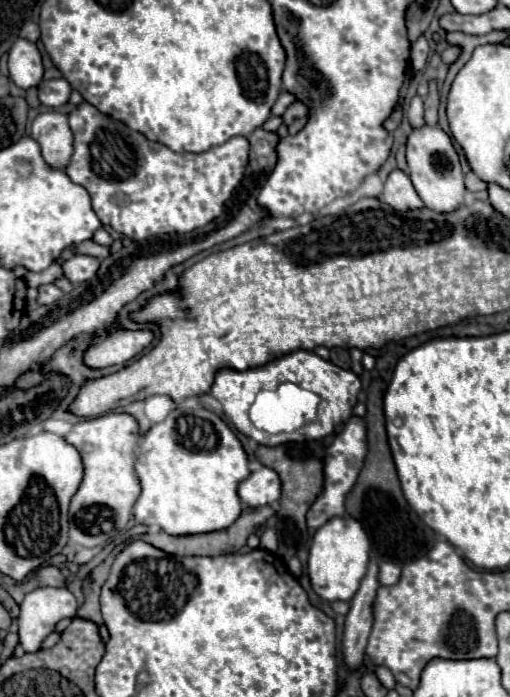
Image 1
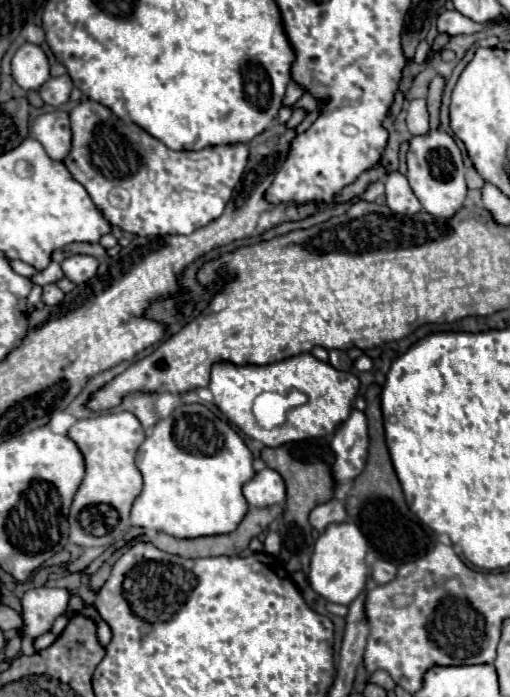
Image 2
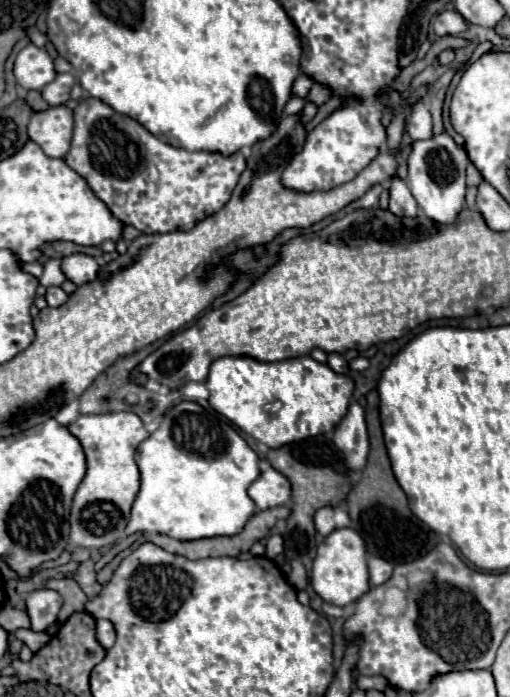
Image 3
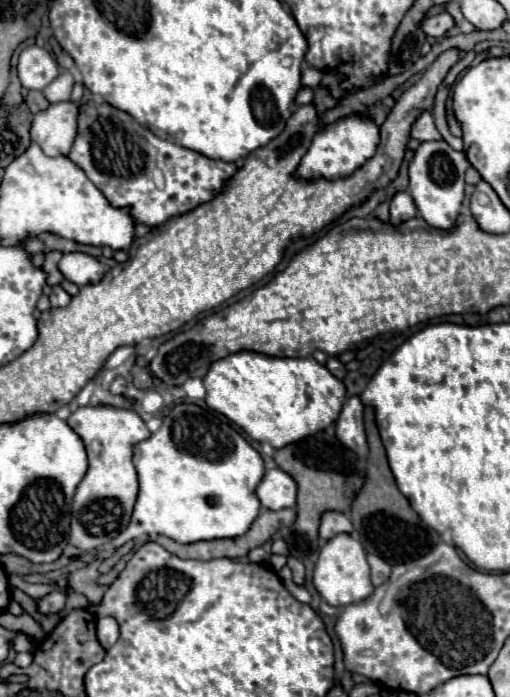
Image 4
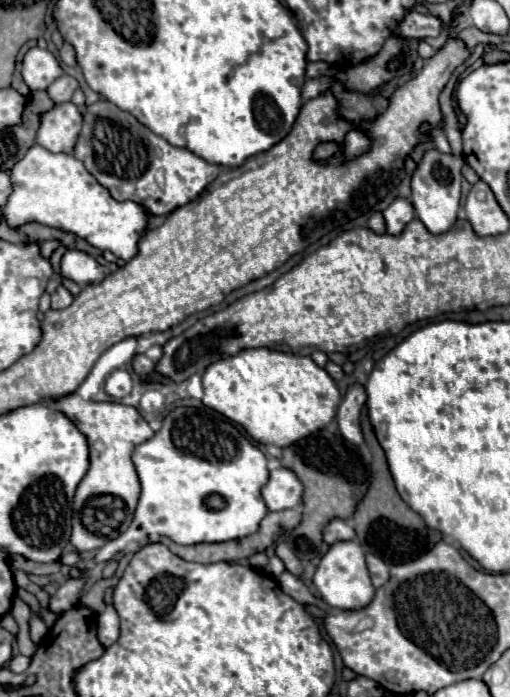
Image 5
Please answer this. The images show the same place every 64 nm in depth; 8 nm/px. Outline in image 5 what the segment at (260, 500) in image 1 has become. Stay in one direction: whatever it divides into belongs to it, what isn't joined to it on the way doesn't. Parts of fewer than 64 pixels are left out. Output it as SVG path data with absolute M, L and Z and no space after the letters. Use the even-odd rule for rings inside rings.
M278 468L270 472L268 484L262 488L268 510L286 510L302 504L304 486L290 468Z

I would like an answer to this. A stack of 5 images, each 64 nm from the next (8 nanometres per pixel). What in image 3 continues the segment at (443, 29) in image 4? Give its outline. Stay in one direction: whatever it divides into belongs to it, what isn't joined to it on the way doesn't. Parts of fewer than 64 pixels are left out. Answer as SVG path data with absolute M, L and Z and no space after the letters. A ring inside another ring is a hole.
M444 10L436 16L434 24L432 24L432 30L436 36L444 36L444 34L450 34L450 36L456 36L460 32L466 30L466 22L464 18L458 14L458 12L452 12L452 10Z

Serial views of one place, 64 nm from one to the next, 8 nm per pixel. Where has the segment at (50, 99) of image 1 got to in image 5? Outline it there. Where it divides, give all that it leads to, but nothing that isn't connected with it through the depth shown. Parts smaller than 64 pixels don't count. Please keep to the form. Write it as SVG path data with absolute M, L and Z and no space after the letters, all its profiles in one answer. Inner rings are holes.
M64 74L64 76L56 78L56 80L48 86L48 94L50 94L50 98L52 98L56 104L60 104L60 102L68 102L68 100L72 98L72 94L74 94L76 88L78 88L78 80L72 78L72 76L68 76L68 74Z

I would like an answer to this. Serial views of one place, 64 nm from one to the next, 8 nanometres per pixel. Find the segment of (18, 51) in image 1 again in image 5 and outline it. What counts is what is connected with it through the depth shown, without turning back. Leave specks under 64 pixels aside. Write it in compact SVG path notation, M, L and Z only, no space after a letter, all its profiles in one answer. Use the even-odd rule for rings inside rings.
M36 46L24 56L22 76L30 90L46 90L62 74L64 70L50 50L42 50Z

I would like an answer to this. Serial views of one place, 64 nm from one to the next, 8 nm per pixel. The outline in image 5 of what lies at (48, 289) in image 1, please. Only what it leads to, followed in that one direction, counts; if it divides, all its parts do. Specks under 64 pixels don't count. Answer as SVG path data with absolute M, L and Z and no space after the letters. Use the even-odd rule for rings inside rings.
M60 284L58 288L56 288L56 292L52 294L52 308L54 310L60 310L60 308L68 308L70 304L72 304L72 294Z

